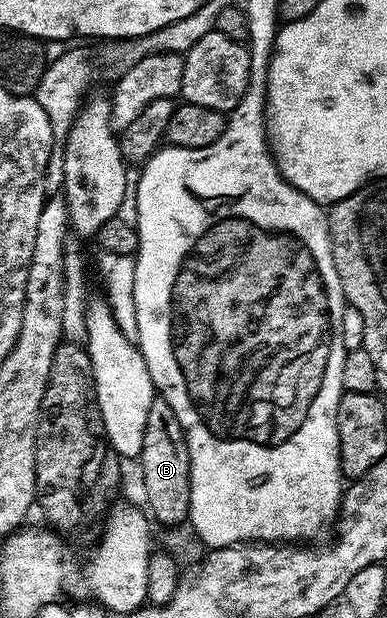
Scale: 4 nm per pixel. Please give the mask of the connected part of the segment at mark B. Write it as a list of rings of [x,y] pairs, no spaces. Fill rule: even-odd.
[[[154,397],[151,409],[147,413],[147,429],[143,429],[143,449],[139,456],[141,463],[141,483],[145,486],[145,503],[148,514],[154,524],[162,523],[162,528],[173,529],[184,524],[189,518],[191,509],[191,457],[187,437],[183,433],[183,425],[179,425],[179,417],[175,417],[175,409],[167,405],[167,401]]]

